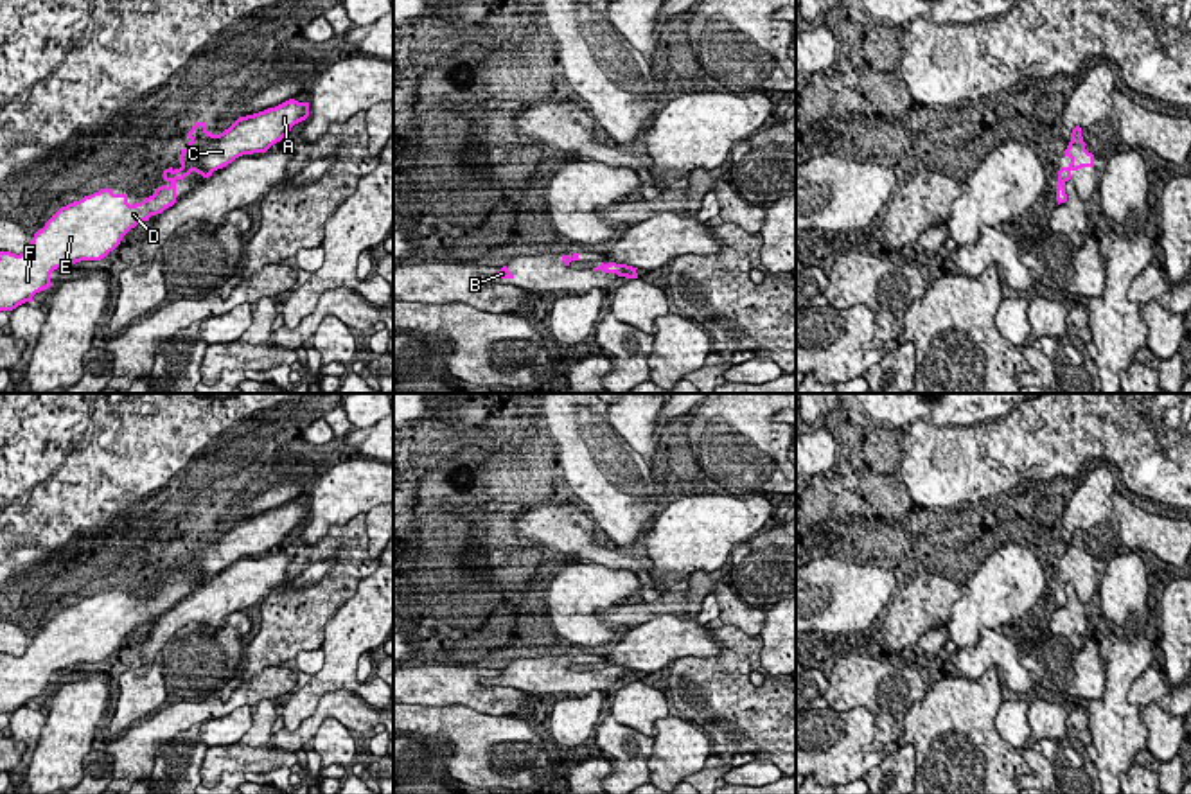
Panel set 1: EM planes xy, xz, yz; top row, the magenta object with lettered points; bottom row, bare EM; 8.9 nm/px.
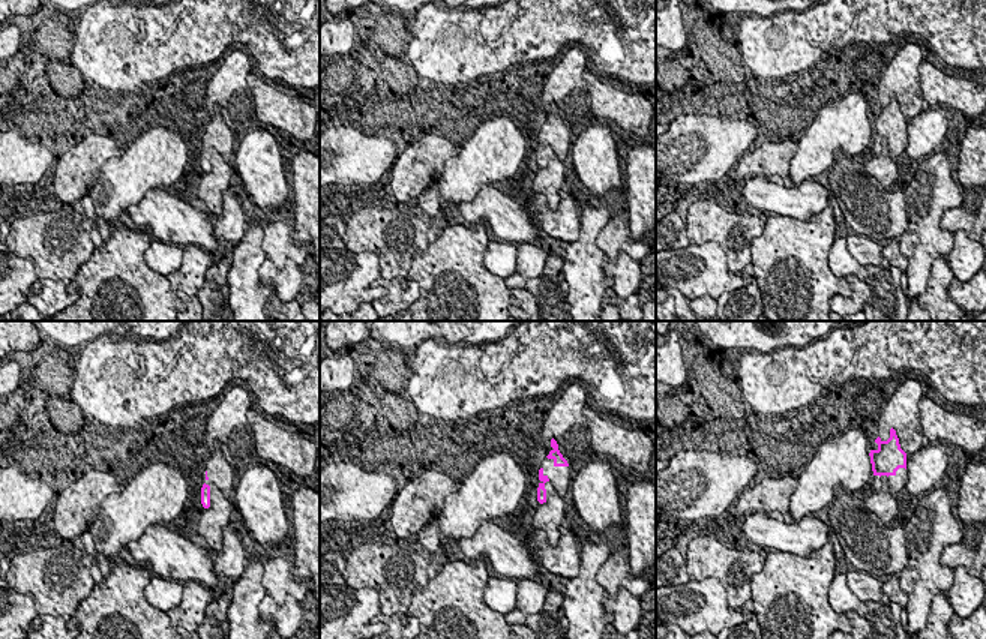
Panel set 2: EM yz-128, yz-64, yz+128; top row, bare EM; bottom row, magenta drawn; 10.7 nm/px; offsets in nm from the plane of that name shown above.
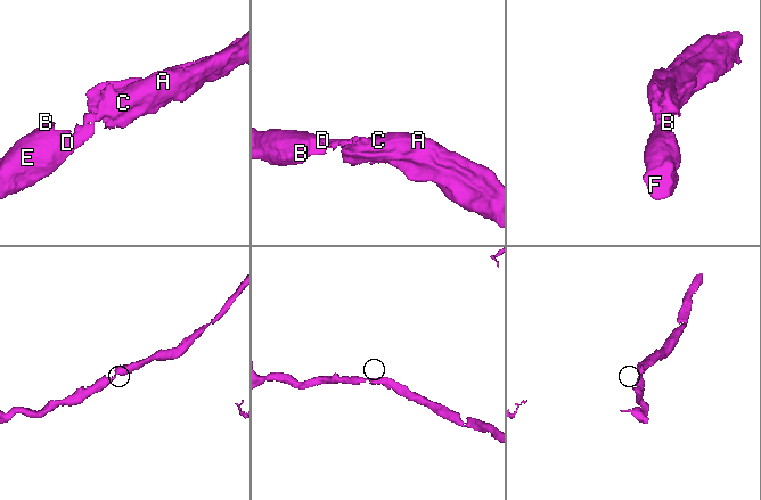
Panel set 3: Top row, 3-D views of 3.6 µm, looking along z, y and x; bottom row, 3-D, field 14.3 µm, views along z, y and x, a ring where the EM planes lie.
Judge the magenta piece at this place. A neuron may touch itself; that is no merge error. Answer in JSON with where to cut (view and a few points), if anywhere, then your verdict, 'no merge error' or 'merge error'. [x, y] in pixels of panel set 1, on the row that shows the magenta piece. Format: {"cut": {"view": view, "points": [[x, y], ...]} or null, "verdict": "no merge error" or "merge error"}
{"cut": null, "verdict": "no merge error"}

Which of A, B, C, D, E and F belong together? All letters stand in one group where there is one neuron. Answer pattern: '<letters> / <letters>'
A B C D E F

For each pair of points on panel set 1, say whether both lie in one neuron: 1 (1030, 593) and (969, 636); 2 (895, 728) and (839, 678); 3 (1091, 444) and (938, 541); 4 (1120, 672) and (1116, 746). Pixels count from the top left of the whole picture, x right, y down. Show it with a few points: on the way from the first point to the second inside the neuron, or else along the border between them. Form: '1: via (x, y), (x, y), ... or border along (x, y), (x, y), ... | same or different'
1: via (1006, 575), (990, 579), (990, 597), (974, 613) | same
2: via (884, 714), (854, 687) | same
3: border along (1058, 476), (1035, 480) | different
4: via (1116, 690), (1116, 728) | same

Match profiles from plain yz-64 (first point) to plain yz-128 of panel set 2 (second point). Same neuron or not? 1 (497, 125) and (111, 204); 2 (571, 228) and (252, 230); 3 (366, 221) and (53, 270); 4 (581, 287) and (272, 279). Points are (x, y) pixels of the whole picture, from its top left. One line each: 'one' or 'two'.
1: one
2: two
3: one
4: two

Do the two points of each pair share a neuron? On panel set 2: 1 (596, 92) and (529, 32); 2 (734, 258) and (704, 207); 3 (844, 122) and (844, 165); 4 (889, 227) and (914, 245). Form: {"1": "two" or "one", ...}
{"1": "two", "2": "one", "3": "two", "4": "two"}

